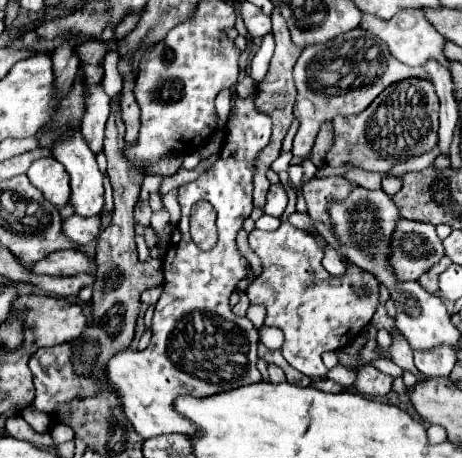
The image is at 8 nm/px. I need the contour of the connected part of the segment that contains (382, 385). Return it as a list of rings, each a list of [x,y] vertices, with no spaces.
[[[364,365],[364,367],[358,367],[358,377],[354,381],[354,389],[362,395],[368,395],[368,397],[378,397],[378,395],[386,395],[390,393],[392,389],[392,377],[390,375],[384,375],[382,371],[378,371],[376,367],[372,365]]]

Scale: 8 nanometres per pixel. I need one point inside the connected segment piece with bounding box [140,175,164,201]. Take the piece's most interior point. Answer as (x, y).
(151, 184)

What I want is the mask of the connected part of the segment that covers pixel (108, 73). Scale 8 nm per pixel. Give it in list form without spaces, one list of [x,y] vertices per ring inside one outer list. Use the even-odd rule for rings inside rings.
[[[109,49],[104,59],[104,91],[113,101],[121,93],[123,79],[118,72],[119,54],[114,49]]]

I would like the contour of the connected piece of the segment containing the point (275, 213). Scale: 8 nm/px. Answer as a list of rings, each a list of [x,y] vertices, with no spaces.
[[[278,183],[278,185],[270,185],[270,191],[268,191],[268,203],[264,207],[264,213],[266,215],[272,215],[272,217],[282,217],[284,209],[288,204],[288,195],[286,189]]]

